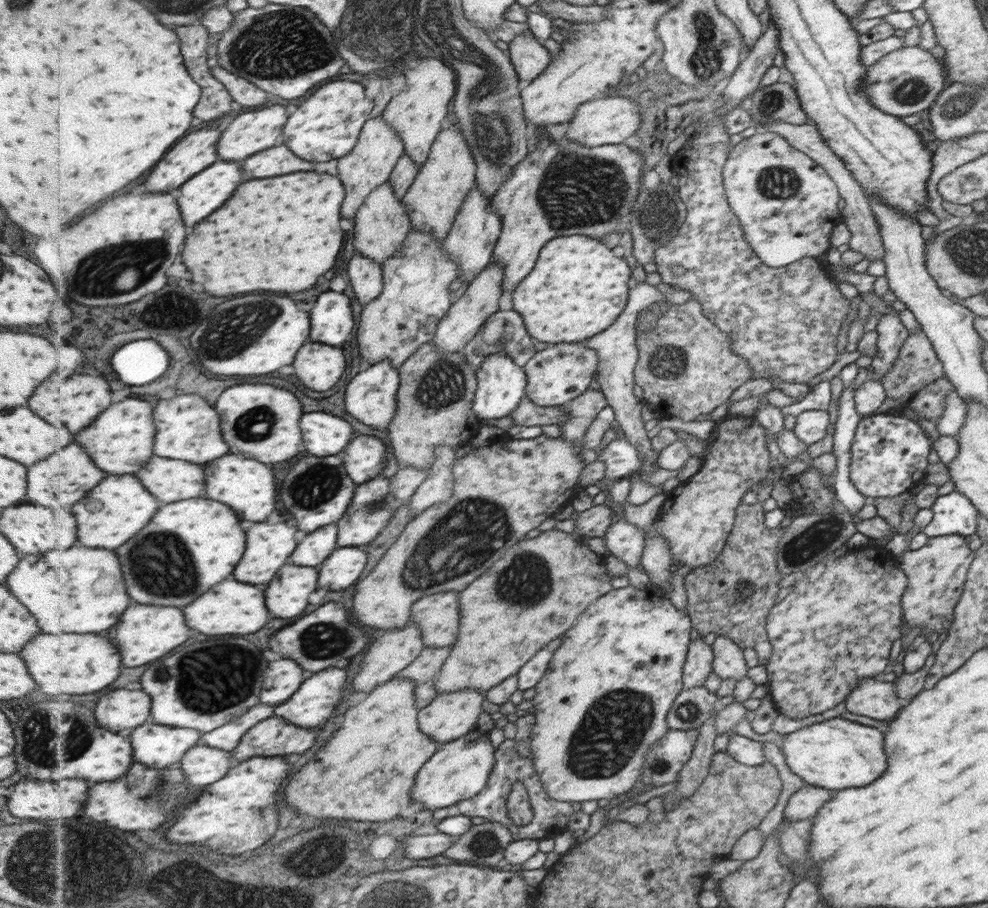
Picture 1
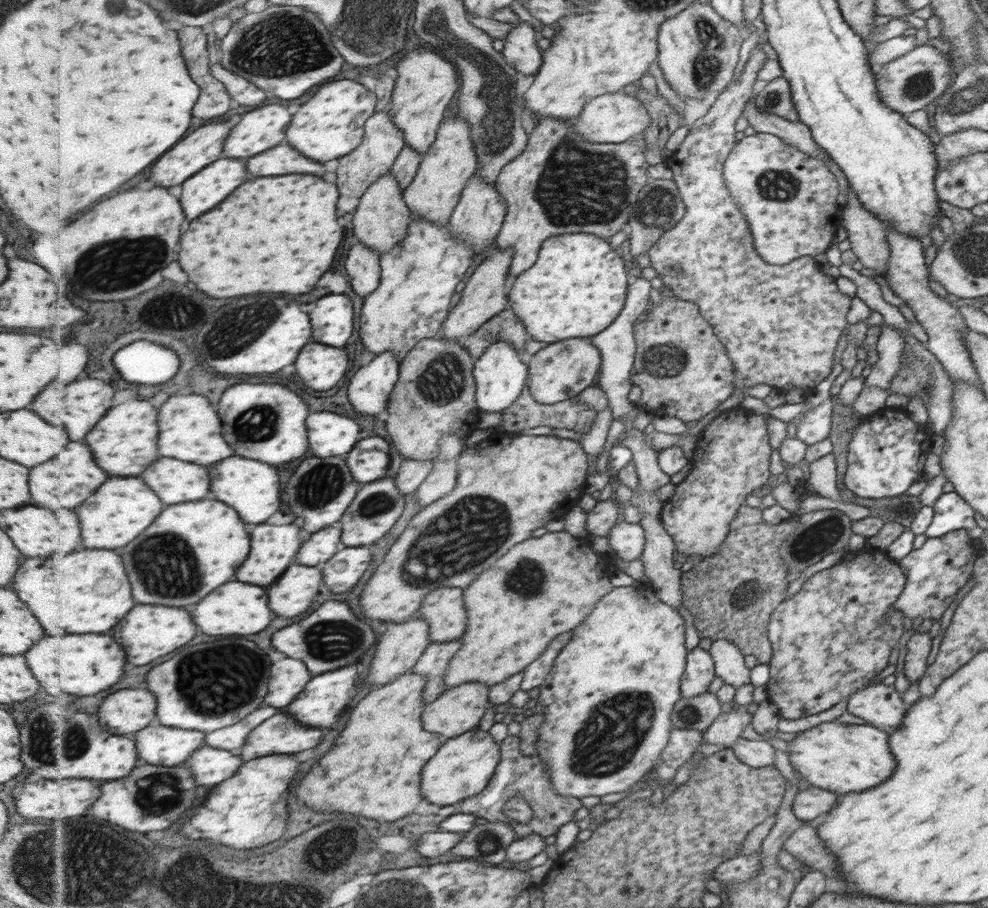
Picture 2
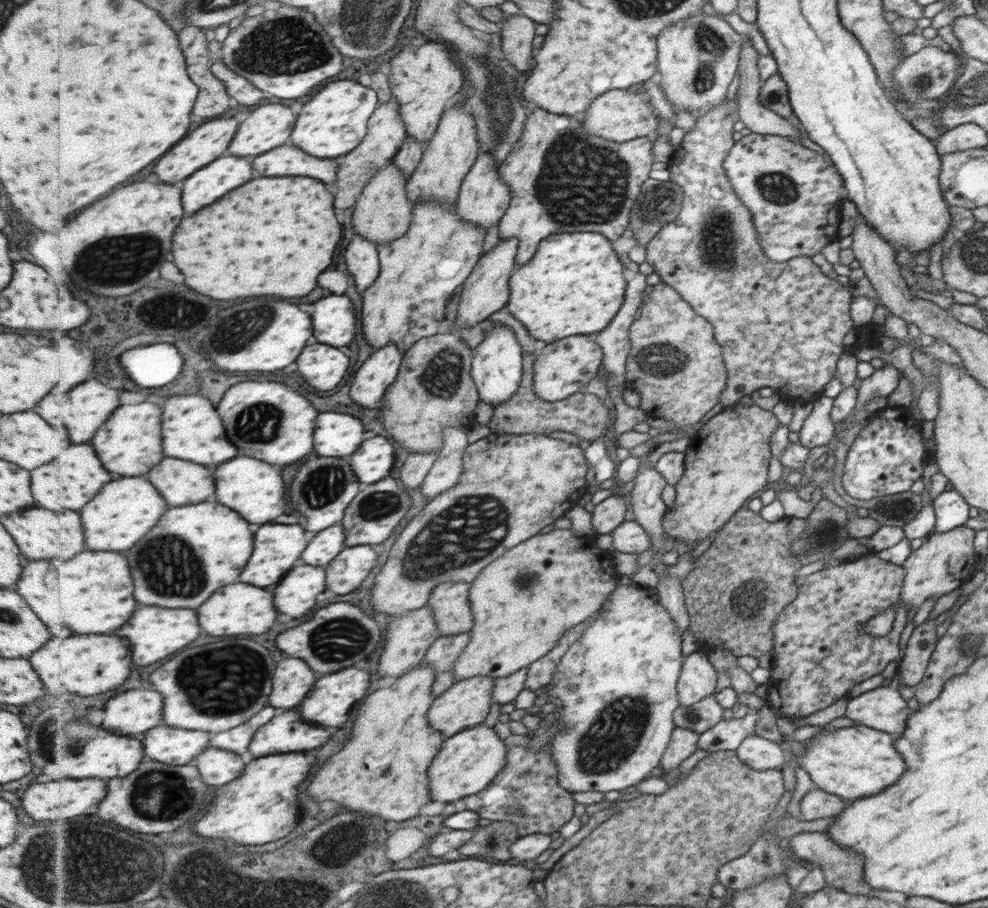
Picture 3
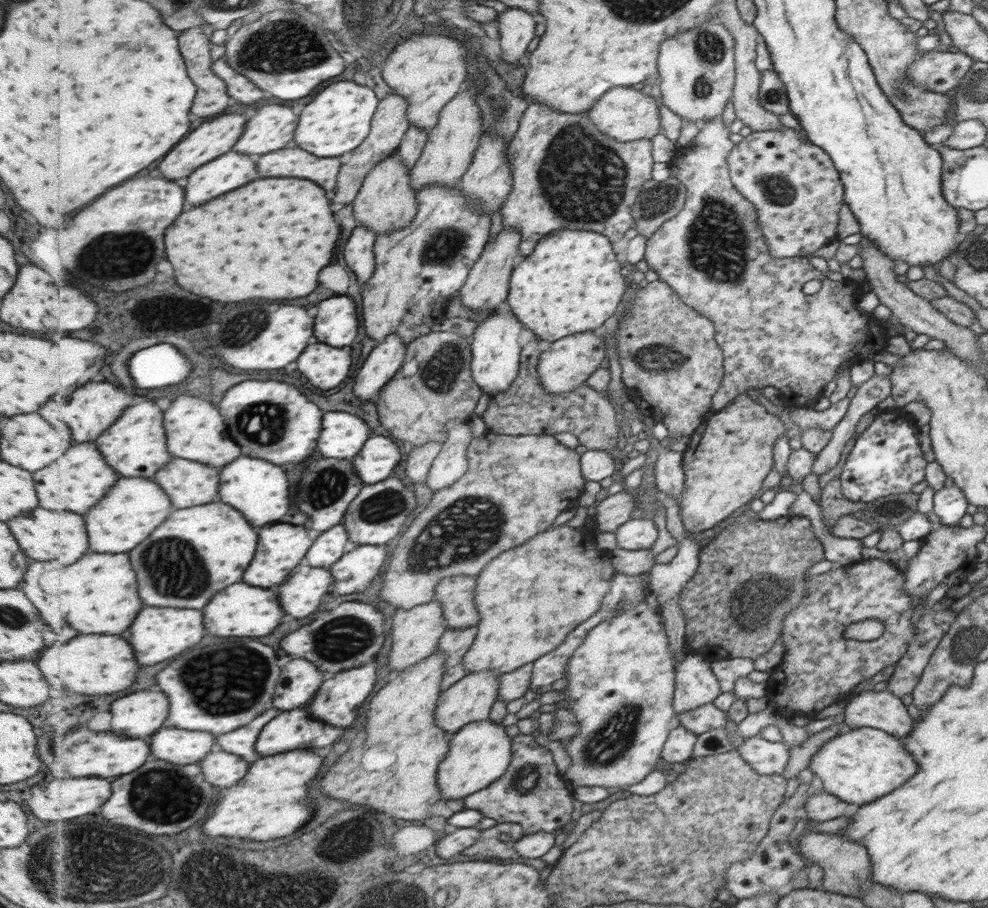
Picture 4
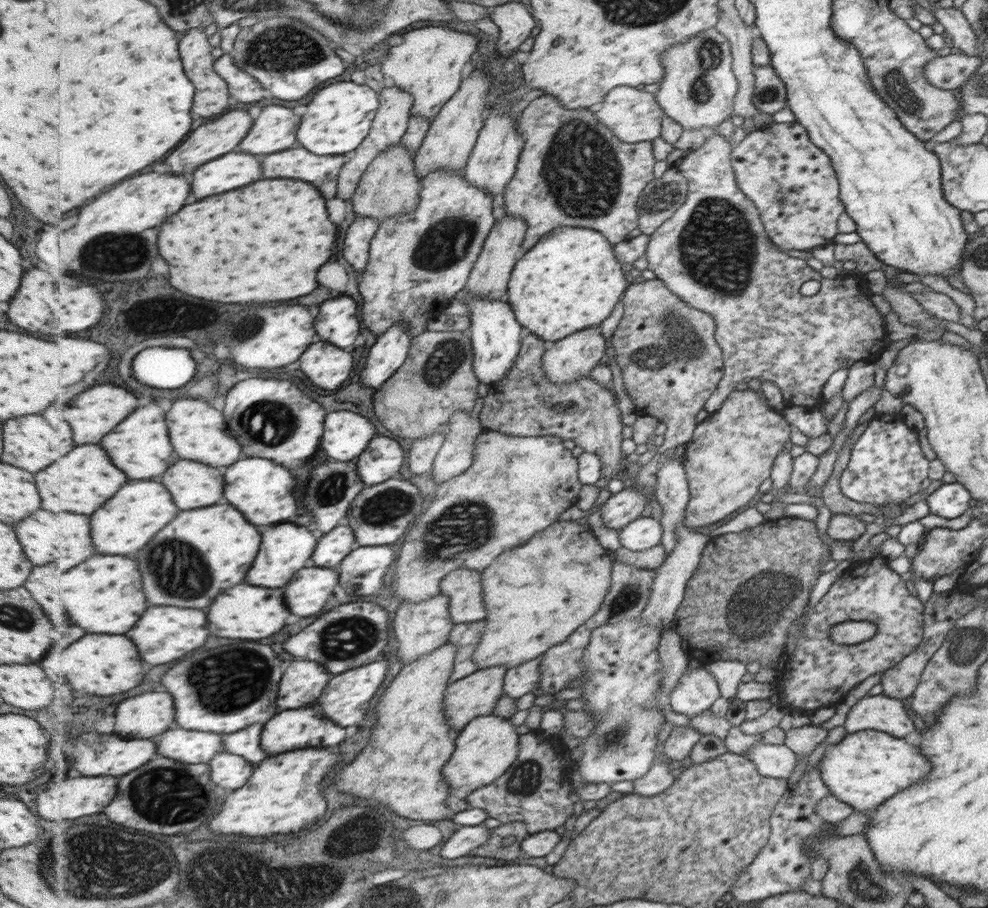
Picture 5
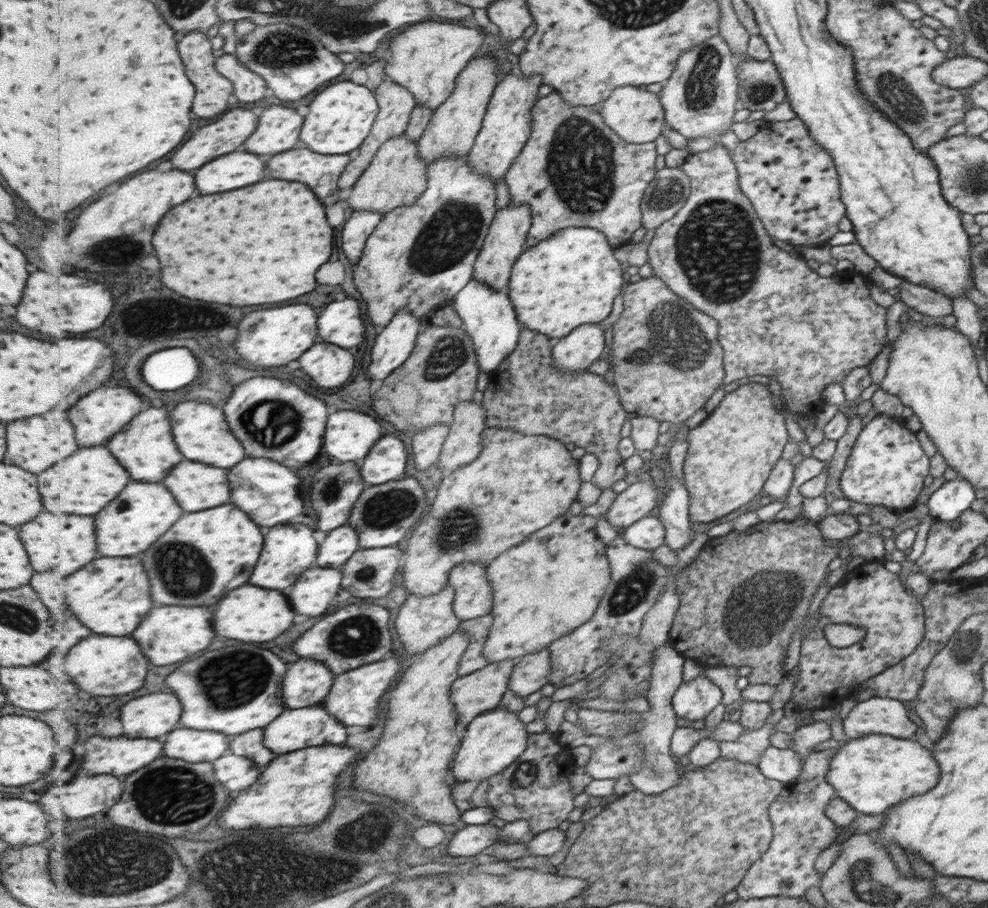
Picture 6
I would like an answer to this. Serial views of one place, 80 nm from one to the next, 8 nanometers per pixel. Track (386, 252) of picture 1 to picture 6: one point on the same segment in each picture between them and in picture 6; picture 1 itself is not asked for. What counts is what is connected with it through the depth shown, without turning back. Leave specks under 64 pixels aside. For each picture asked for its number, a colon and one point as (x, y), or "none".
2: (383, 219)
3: (384, 212)
4: (387, 202)
5: (391, 187)
6: (398, 176)

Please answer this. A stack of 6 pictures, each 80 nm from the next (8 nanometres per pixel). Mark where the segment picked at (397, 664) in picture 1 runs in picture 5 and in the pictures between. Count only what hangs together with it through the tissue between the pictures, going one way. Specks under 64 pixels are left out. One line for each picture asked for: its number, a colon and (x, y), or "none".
2: (399, 649)
3: (410, 636)
4: (416, 633)
5: (421, 628)

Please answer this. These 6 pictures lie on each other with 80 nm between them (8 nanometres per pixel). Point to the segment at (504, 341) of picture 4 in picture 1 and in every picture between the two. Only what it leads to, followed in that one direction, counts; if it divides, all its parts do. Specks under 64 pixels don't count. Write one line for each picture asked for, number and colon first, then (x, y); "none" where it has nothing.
1: (502, 383)
2: (501, 376)
3: (498, 368)

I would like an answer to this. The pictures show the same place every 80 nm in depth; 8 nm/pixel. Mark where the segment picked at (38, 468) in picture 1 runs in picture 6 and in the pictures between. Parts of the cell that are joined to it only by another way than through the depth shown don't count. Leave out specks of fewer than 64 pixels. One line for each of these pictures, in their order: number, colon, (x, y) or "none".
2: (67, 481)
3: (69, 483)
4: (84, 478)
5: (81, 484)
6: (92, 478)

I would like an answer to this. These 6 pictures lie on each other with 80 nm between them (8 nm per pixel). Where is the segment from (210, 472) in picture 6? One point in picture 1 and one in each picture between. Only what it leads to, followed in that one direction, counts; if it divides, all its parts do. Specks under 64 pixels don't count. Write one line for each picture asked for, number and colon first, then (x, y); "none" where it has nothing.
1: (170, 480)
2: (175, 481)
3: (183, 483)
4: (190, 483)
5: (193, 485)

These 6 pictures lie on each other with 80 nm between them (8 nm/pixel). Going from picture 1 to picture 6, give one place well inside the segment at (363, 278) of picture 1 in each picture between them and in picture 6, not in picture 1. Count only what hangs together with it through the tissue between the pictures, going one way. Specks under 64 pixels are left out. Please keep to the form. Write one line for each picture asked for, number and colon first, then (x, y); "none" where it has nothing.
2: (363, 263)
3: (362, 257)
4: (359, 252)
5: (357, 242)
6: (361, 225)

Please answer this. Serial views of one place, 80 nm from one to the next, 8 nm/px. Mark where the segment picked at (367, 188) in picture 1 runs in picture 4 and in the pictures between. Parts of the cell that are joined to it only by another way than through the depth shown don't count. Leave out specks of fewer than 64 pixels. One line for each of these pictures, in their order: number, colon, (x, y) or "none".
2: (384, 140)
3: (388, 129)
4: (392, 122)

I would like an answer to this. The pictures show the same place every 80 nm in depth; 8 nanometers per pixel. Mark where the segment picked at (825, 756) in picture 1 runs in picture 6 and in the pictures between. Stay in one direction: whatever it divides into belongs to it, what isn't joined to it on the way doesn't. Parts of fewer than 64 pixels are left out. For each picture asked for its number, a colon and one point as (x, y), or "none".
2: (837, 758)
3: (851, 763)
4: (859, 766)
5: (863, 769)
6: (870, 773)

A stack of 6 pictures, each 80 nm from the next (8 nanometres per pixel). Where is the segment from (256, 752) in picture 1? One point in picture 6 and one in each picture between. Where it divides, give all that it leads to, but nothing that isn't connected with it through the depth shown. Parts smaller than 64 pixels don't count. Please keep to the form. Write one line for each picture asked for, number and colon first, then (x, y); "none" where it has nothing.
2: (282, 734)
3: (289, 732)
4: (290, 730)
5: (292, 729)
6: (296, 729)

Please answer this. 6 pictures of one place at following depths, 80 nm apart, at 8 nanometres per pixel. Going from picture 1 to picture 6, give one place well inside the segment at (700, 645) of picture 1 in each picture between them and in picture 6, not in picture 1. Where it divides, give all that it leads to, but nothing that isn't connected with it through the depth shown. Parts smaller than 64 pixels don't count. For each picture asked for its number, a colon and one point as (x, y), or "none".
2: (701, 669)
3: (698, 680)
4: (697, 685)
5: (698, 691)
6: (696, 699)

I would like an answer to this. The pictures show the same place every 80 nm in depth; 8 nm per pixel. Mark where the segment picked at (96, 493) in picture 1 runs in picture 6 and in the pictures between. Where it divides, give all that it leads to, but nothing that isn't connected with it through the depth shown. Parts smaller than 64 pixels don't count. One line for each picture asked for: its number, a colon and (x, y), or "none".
2: (123, 508)
3: (125, 512)
4: (136, 507)
5: (140, 511)
6: (144, 512)

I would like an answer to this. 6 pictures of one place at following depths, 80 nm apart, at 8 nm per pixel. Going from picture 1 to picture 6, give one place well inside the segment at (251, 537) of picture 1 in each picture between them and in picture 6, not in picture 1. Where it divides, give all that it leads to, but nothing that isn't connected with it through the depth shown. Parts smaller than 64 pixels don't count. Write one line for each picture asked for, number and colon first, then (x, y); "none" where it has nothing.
2: (274, 548)
3: (278, 547)
4: (281, 548)
5: (287, 548)
6: (289, 551)

